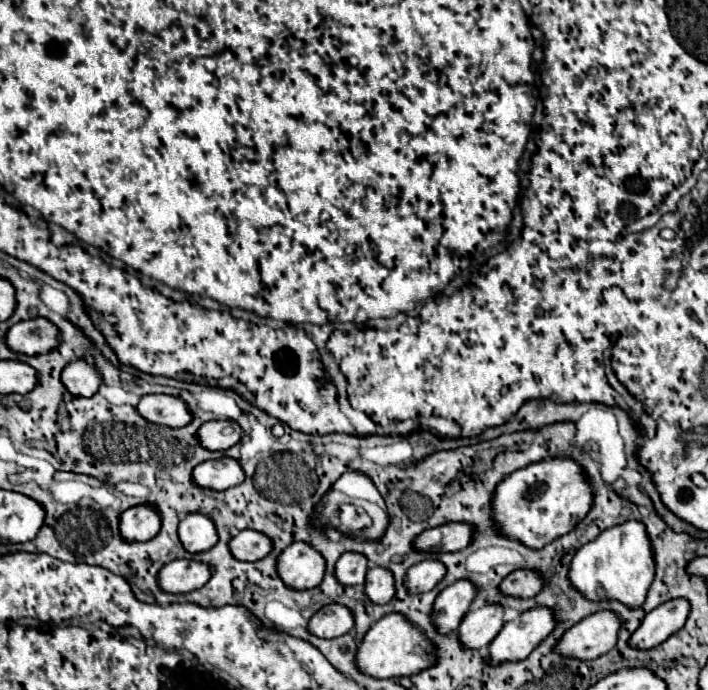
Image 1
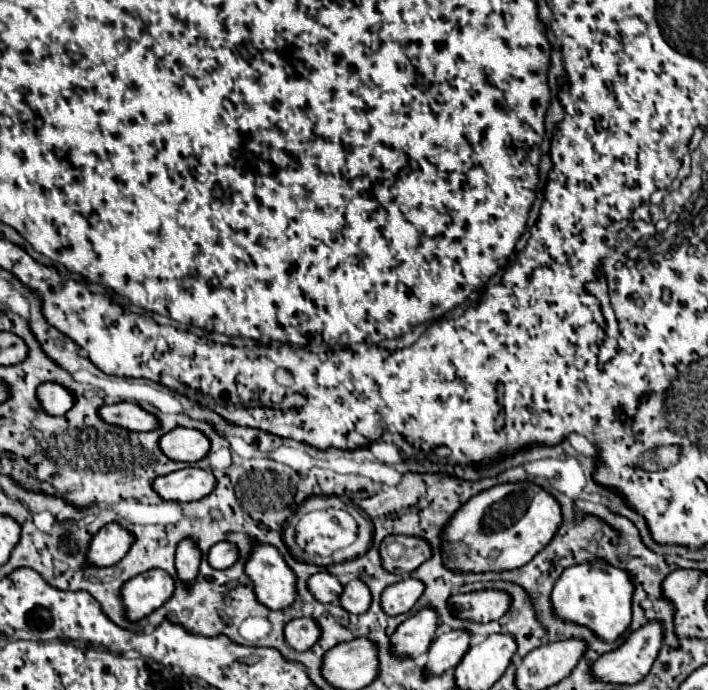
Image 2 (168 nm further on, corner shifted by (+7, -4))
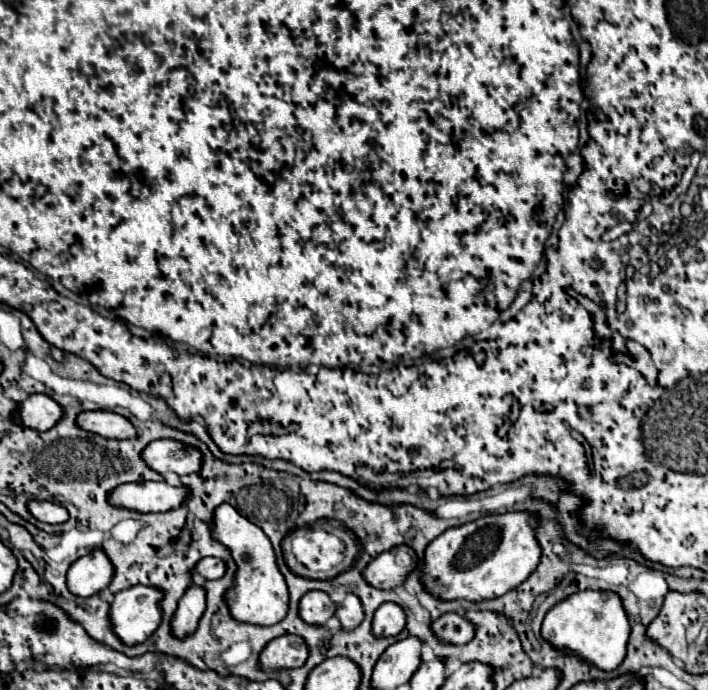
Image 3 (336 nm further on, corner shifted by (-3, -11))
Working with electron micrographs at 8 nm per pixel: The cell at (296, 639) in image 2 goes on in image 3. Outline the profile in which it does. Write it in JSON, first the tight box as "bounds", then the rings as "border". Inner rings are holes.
{"bounds":[258,635,308,671],"border":[[[282,635],[282,637],[272,639],[258,657],[260,667],[264,671],[302,667],[306,659],[308,659],[308,647],[304,639],[296,635]]]}

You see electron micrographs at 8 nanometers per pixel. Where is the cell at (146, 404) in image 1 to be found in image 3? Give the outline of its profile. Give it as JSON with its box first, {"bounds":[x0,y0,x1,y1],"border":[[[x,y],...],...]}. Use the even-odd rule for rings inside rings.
{"bounds":[76,411,136,439],"border":[[[82,411],[76,417],[76,425],[106,439],[130,439],[136,435],[136,429],[128,419],[110,411]]]}

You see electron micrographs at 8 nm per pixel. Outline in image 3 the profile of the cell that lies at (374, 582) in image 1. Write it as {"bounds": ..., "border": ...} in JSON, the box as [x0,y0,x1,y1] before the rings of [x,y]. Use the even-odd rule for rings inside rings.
{"bounds":[336,595,364,631],"border":[[[346,595],[342,603],[338,603],[336,607],[336,617],[342,625],[344,631],[352,631],[354,627],[358,627],[364,619],[364,611],[362,611],[362,603],[356,595]]]}

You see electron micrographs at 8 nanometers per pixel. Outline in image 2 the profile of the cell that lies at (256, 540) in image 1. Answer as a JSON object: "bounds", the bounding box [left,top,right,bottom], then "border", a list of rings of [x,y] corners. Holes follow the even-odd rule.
{"bounds":[208,542,238,570],"border":[[[218,542],[210,548],[208,562],[216,570],[226,570],[238,562],[238,548],[232,542]]]}

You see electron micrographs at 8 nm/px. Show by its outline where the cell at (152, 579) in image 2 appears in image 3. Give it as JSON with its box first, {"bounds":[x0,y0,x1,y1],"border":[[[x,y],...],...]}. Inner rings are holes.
{"bounds":[110,585,162,645],"border":[[[142,585],[114,595],[110,603],[110,627],[124,645],[144,643],[158,629],[158,599],[162,599],[162,591]]]}

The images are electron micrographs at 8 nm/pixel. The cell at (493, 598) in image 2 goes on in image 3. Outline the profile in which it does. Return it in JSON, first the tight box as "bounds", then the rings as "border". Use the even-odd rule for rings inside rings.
{"bounds":[430,613,474,645],"border":[[[446,613],[440,619],[436,619],[430,625],[430,631],[436,639],[450,645],[464,645],[474,637],[474,627],[466,617],[460,617],[456,613]]]}

